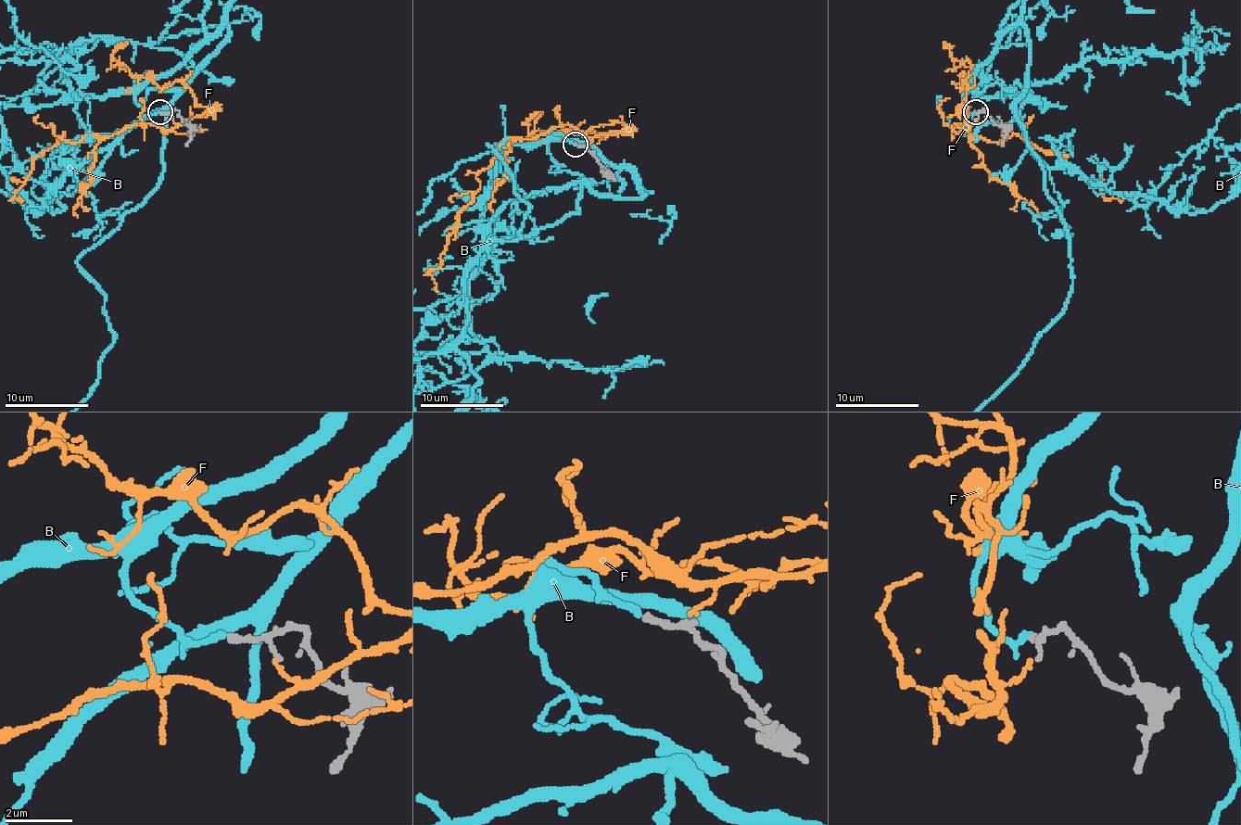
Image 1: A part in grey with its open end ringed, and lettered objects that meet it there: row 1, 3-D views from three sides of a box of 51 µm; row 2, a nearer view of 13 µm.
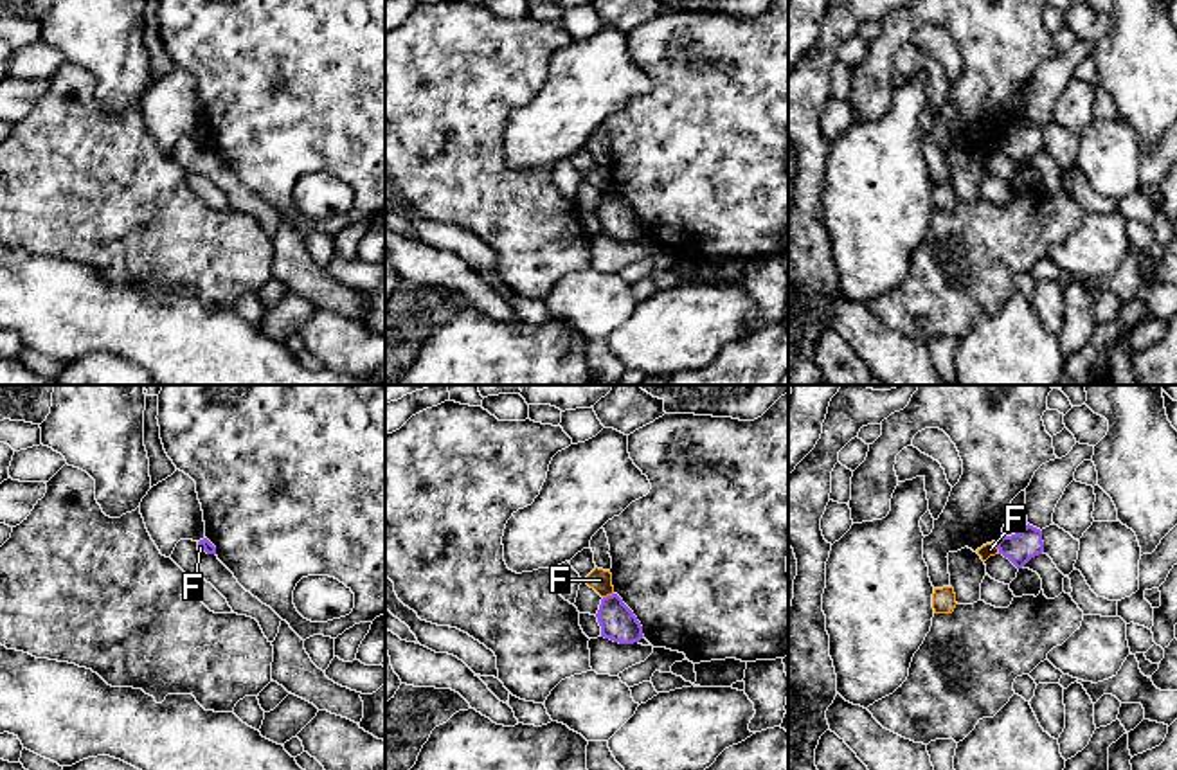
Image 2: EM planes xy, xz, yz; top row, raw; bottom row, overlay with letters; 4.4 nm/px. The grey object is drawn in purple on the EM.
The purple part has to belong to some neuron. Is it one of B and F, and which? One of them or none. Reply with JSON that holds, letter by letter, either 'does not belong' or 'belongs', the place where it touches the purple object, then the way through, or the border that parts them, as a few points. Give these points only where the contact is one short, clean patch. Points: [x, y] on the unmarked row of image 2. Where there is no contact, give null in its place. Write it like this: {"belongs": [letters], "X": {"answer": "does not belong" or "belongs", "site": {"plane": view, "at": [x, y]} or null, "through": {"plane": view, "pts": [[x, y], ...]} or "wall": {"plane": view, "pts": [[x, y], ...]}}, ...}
{"belongs": ["B"], "B": {"answer": "belongs", "site": null}, "F": {"answer": "does not belong", "site": {"plane": "xz", "at": [607, 193]}, "wall": {"plane": "xz", "pts": [[612, 189], [603, 195]]}}}

